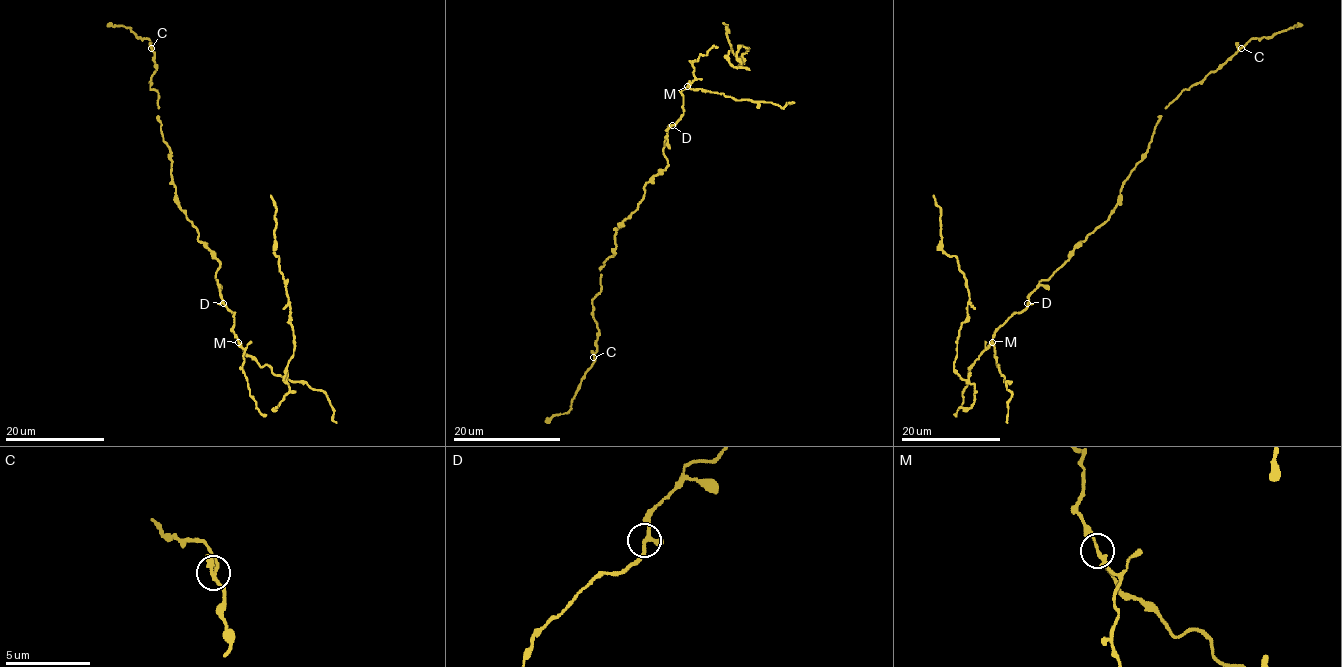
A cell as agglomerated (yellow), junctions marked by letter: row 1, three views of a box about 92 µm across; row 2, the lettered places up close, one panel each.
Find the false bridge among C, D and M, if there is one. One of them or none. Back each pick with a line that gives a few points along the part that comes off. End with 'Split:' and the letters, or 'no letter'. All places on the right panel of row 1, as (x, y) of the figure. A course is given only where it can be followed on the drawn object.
M: (991, 341), (1006, 389), (1011, 392), (1007, 422)
Split: M

